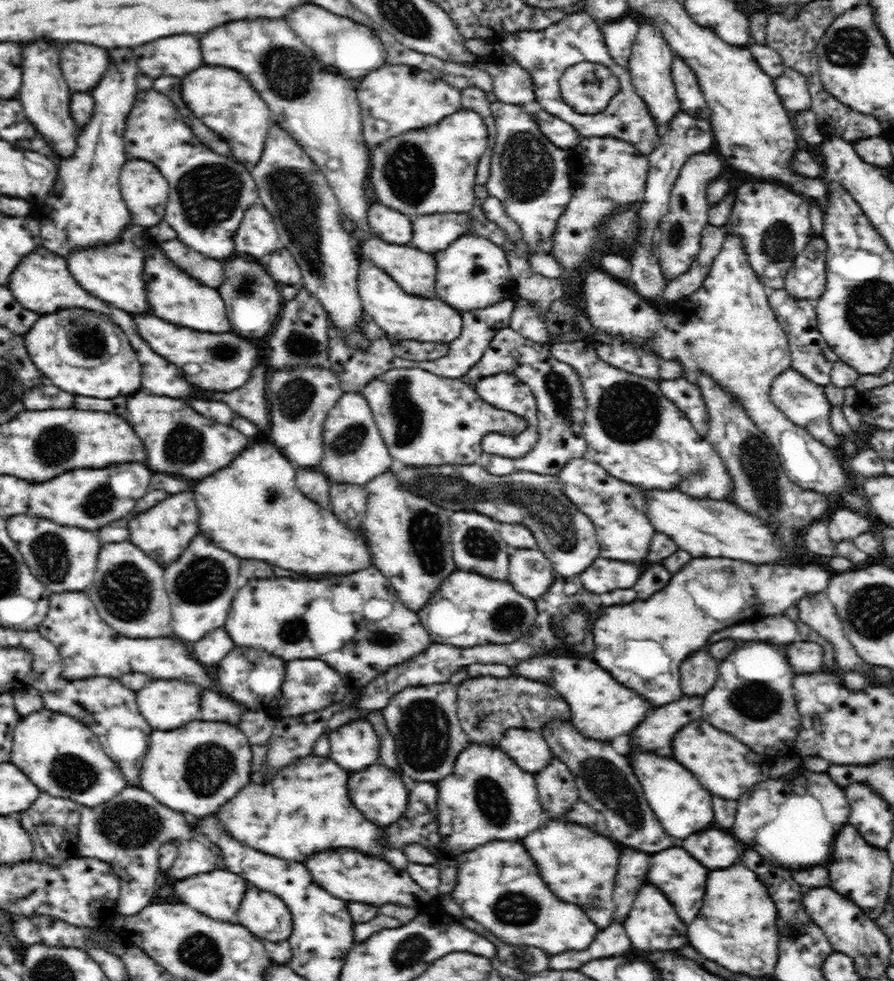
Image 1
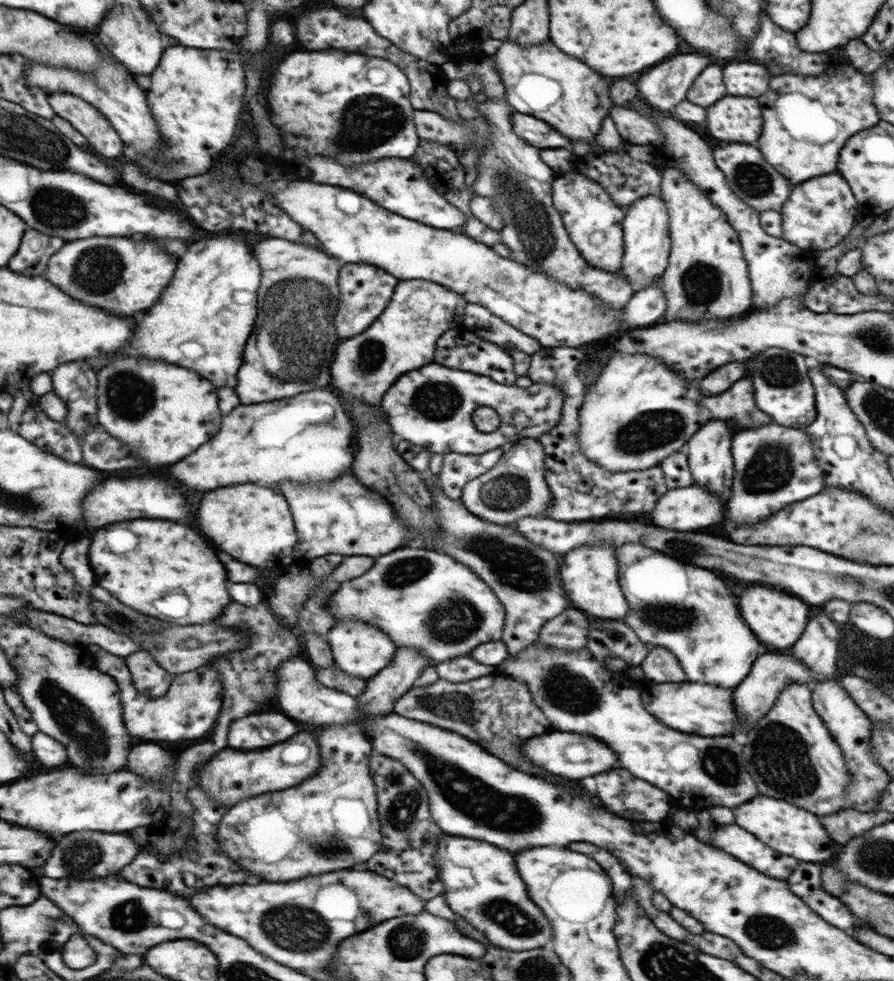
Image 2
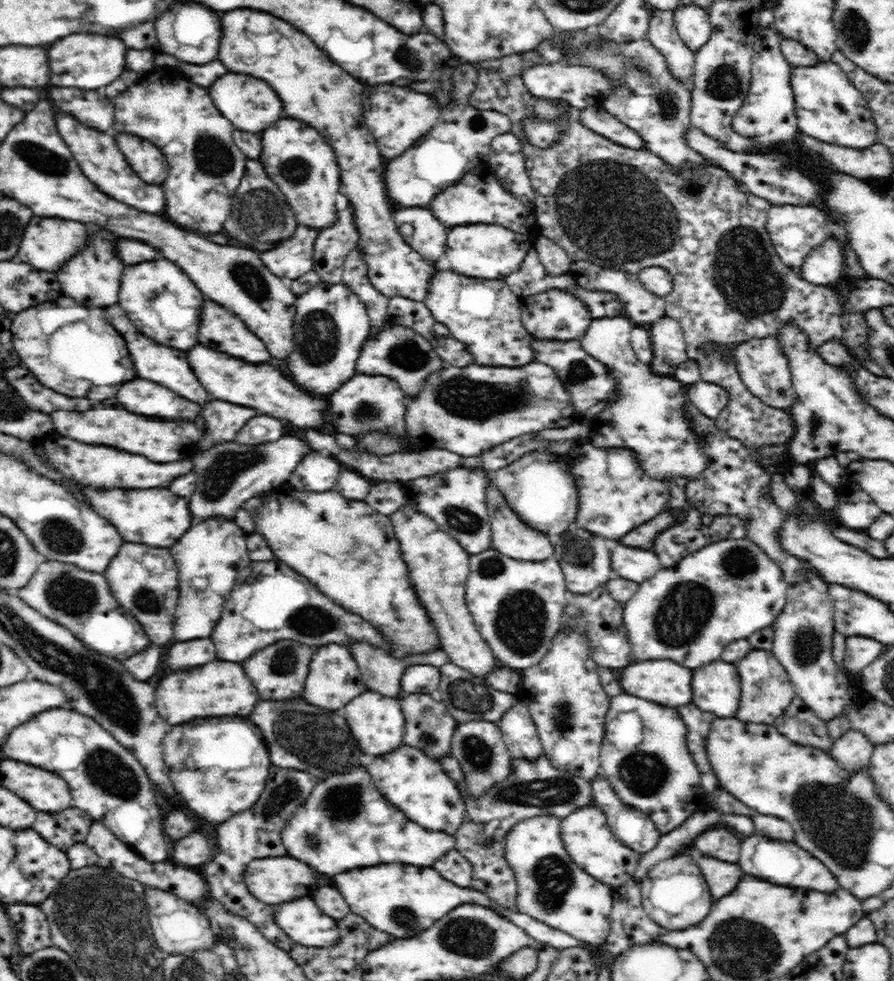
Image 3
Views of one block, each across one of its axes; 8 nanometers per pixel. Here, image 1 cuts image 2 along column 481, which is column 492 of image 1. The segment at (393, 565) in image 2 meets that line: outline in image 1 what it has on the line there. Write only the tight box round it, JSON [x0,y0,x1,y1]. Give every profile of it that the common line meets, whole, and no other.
[417,570,536,648]

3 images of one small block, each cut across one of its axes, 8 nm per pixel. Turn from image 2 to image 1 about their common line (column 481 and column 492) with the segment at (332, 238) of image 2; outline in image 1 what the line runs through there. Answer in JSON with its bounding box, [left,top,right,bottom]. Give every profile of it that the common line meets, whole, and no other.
[434,236,517,314]

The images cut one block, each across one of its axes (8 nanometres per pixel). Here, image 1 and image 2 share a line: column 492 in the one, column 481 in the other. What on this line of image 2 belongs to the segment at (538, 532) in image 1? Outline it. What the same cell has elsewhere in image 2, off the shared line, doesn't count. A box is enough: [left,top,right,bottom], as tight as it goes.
[461,439,552,525]

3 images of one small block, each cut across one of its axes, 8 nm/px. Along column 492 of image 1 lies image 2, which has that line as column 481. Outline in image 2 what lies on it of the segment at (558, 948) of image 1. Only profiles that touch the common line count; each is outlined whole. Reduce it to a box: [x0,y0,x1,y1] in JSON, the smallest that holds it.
[433,833,553,952]

